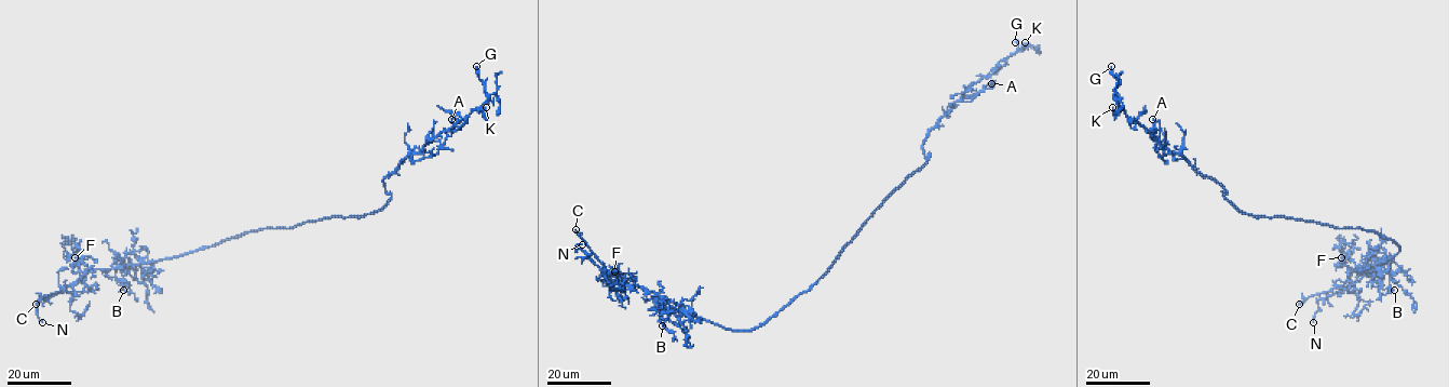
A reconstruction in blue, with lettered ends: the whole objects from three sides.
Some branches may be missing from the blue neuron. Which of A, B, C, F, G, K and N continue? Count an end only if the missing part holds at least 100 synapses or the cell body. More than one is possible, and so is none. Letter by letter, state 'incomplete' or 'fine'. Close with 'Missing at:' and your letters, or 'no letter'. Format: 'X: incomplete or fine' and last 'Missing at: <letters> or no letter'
A: fine
B: fine
C: incomplete
F: fine
G: fine
K: fine
N: fine
Missing at: C

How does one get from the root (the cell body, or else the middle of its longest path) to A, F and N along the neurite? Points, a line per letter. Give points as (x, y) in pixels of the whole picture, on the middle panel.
A: (841, 250), (924, 163), (931, 155), (924, 156), (923, 142), (936, 123), (957, 102), (970, 102), (991, 83)
F: (841, 250), (833, 265), (808, 291), (748, 330), (731, 330), (700, 320), (671, 301), (632, 287), (614, 271)
N: (841, 250), (808, 291), (764, 322), (748, 330), (731, 330), (606, 275), (576, 249), (582, 244)

